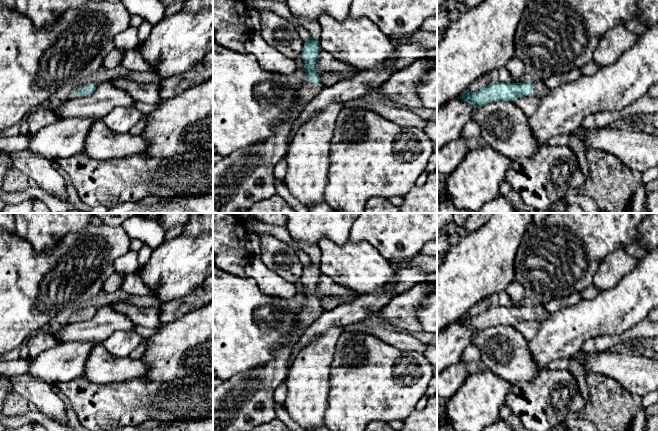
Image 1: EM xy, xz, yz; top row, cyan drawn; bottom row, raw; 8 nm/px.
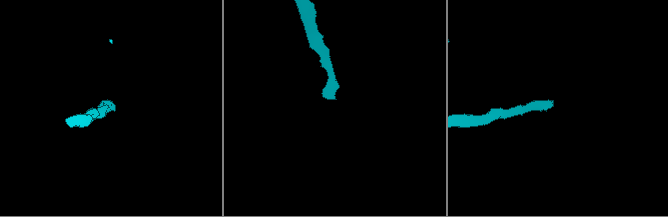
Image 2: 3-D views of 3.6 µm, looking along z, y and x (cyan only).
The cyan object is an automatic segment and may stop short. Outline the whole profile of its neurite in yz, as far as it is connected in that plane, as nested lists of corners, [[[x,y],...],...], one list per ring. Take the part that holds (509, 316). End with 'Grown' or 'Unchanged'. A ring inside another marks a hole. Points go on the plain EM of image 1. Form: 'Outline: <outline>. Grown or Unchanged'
Outline: [[[533,305],[532,307],[490,307],[475,317],[464,316],[460,322],[479,332],[492,326],[505,325],[515,326],[517,323],[534,319],[541,323],[549,318],[551,314],[542,305]]]. Grown

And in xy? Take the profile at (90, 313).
Outline: [[[85,307],[85,308],[79,308],[76,311],[74,311],[74,319],[80,319],[80,320],[87,320],[94,317],[96,314],[97,308],[96,307]]]. Grown

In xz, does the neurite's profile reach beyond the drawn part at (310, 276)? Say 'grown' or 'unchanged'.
grown

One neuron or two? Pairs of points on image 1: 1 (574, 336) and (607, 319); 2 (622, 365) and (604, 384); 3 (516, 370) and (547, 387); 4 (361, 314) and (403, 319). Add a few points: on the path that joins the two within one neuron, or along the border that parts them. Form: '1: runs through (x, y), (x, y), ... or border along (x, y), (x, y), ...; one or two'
1: runs through (582, 328), (591, 319), (599, 319); one
2: border along (589, 372), (604, 374), (614, 378), (628, 392); two
3: border along (540, 370), (532, 379), (517, 381), (512, 385); two
4: border along (398, 294), (381, 310); two

